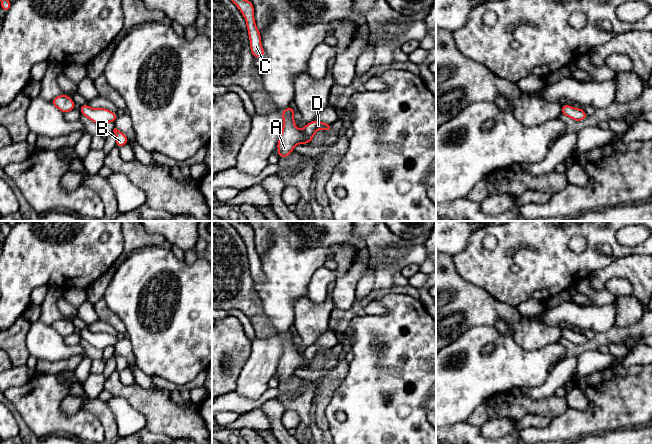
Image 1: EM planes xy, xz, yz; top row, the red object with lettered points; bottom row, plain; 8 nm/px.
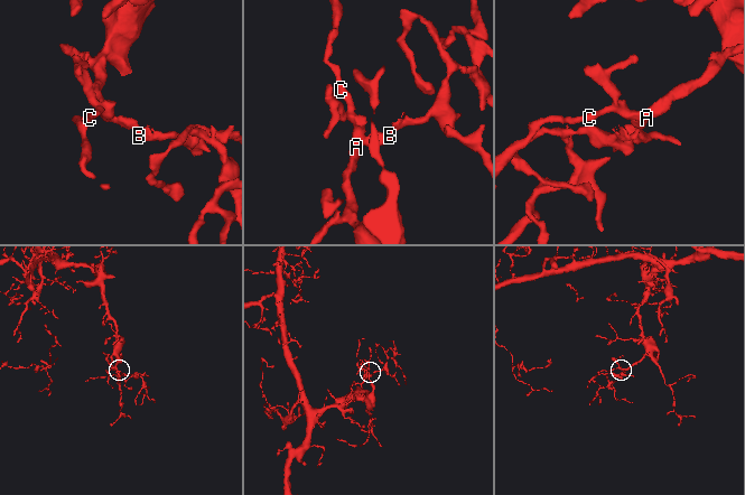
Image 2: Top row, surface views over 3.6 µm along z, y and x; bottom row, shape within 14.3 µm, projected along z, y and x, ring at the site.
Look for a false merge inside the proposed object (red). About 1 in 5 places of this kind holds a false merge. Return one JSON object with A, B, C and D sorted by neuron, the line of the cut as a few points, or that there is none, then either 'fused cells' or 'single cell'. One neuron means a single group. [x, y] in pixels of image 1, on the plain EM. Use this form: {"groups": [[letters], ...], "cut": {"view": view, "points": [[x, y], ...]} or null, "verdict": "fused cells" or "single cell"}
{"groups": [["A", "B", "C", "D"]], "cut": null, "verdict": "single cell"}

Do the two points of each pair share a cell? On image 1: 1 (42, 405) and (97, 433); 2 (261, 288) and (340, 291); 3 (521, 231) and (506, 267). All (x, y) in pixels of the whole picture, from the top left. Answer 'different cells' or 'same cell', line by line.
1: same cell
2: same cell
3: same cell

